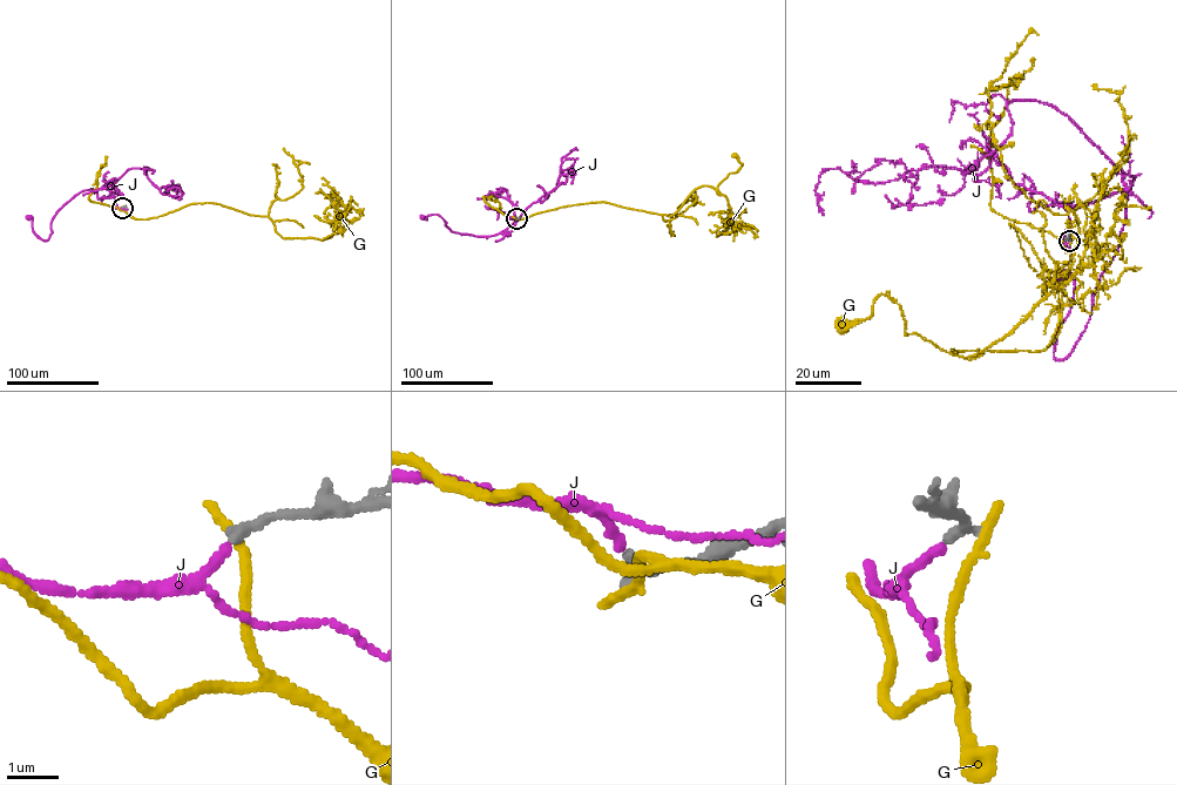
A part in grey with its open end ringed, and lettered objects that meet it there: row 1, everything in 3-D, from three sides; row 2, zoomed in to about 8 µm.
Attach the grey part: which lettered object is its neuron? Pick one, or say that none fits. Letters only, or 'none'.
J

